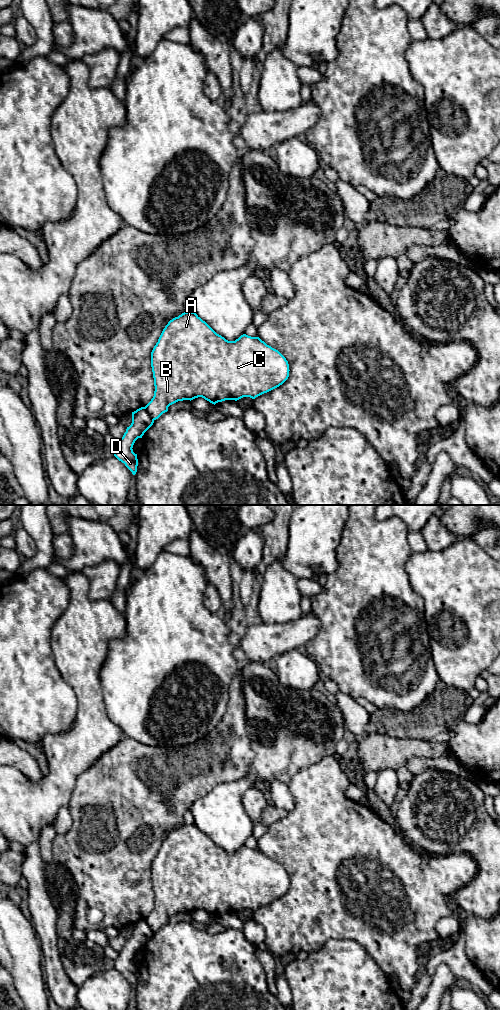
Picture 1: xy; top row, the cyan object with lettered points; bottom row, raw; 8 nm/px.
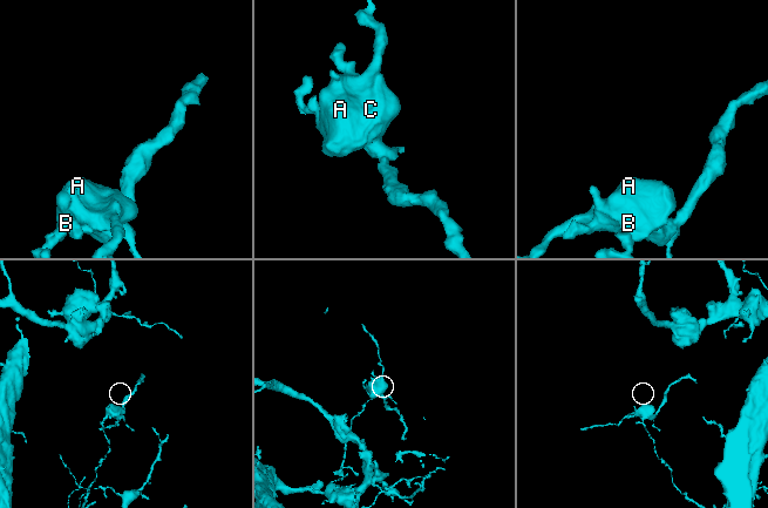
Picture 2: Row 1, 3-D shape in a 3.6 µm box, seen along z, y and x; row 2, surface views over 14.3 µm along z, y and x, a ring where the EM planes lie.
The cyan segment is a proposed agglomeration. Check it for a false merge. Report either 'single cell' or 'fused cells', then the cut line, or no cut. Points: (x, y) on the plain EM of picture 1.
fused cells; cut in xy along (144, 919), (153, 932)

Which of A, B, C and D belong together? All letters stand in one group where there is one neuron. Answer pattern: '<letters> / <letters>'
A B C / D

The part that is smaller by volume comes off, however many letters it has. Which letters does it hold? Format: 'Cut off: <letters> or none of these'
Cut off: A, B, C

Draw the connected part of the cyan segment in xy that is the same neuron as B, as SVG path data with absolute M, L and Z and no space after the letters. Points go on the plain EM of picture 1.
M184 824L168 834L151 864L151 879L155 903L145 920L153 932L158 931L168 923L170 917L178 913L202 909L215 917L225 912L237 913L243 909L255 911L282 897L288 891L290 883L286 870L259 849L243 846L235 853L228 853L195 824Z

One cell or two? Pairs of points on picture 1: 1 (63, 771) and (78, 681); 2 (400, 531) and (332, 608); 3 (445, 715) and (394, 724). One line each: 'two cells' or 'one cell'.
1: one cell
2: one cell
3: one cell

